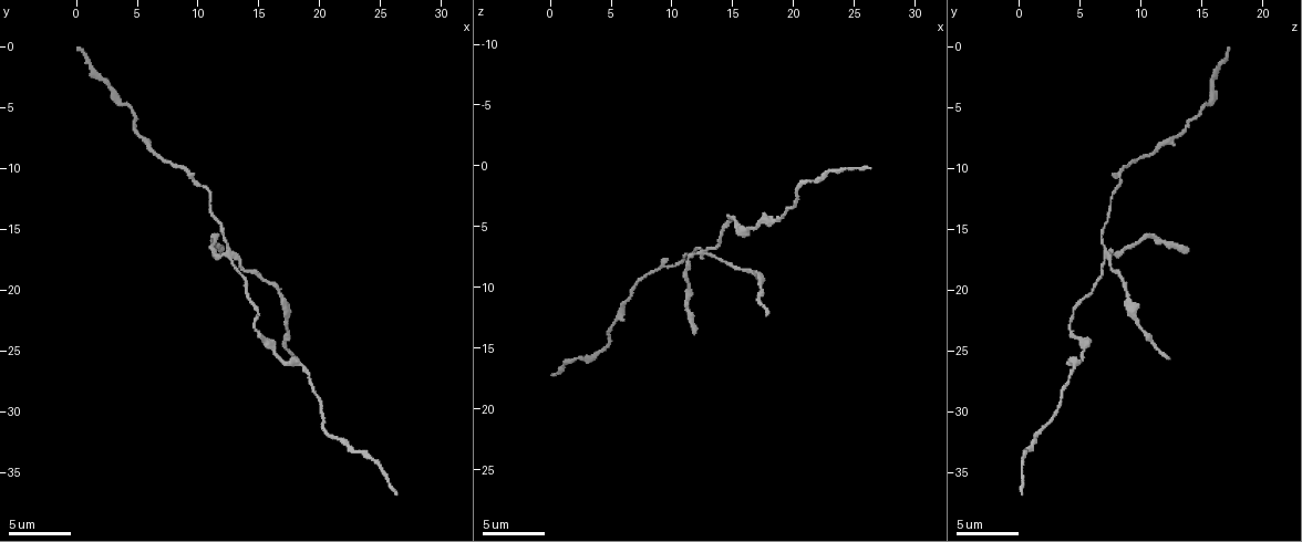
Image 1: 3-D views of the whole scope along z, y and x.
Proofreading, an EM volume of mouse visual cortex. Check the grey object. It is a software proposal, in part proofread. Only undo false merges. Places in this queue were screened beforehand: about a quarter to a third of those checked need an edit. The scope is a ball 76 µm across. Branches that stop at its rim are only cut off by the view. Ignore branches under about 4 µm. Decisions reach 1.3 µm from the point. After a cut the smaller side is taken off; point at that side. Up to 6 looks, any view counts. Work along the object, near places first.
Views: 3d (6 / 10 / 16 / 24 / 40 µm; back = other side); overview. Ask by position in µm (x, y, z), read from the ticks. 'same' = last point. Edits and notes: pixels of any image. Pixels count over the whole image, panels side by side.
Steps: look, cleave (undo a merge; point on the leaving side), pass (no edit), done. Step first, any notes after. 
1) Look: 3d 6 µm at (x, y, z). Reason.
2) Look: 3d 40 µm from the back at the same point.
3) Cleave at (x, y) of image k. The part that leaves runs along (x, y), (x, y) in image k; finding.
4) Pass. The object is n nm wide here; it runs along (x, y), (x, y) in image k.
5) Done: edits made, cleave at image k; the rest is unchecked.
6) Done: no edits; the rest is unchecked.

Look: 3d 10 µm at (12.2, 17.0, 7.0).

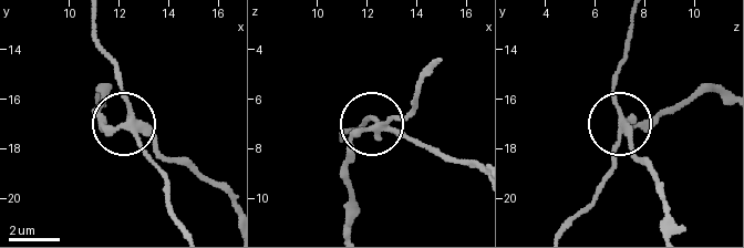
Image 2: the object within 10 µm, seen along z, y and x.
Look: 3d 6 µm at (12.3, 17.0, 7.2). Zoom in.

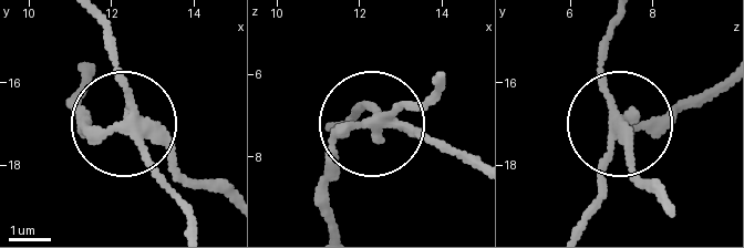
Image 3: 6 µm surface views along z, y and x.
Cleave at (83, 122) of image 3. The side arm is 8 µm long; the part that leaves runs along (380, 116), (472, 156) in image 3; a second neuron is stuck on.

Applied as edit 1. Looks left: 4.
Look: 3d 16 µm at (15.2, 23.8, 4.2). Thick turns thin.

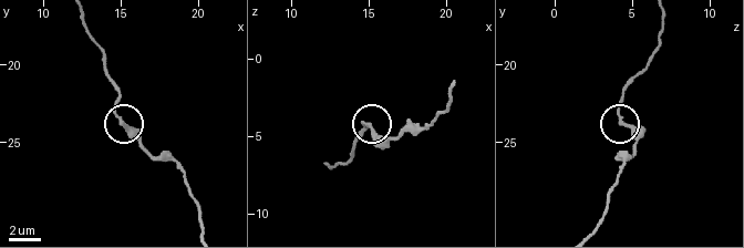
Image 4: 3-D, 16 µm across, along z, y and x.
Pass. It runs along (340, 164), (352, 156), (364, 124), (391, 140) in image 4; one neuron here.

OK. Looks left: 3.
Look: 3d 6 µm at (2.8, 3.2, 16.0). Calibre changes.

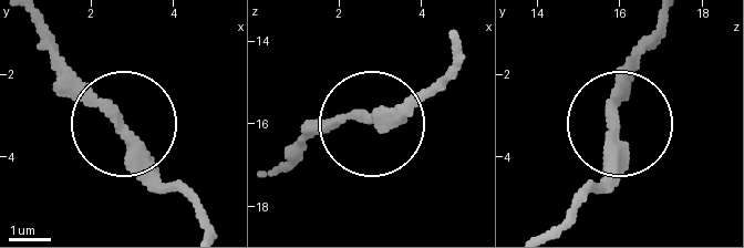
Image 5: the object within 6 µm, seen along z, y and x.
Look: 3d 6 µm from the back at (2.75, 3.30, 15.80).

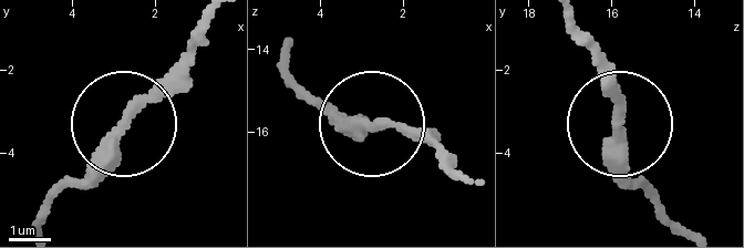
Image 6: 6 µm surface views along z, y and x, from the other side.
Pass. The object is 300 nm wide here; it runs along (289, 58), (293, 79), (339, 117), (395, 121), (445, 150) in image 6; one neuron here.

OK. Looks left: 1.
Done: edits made, cleave at image 3; the rest is unchecked.

